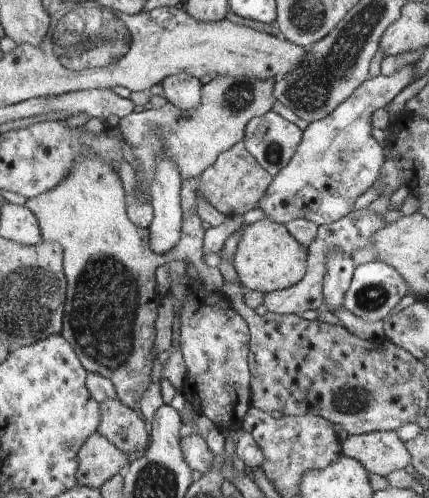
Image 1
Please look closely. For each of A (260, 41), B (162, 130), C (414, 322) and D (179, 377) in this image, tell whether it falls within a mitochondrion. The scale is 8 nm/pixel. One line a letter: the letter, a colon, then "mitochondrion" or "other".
A: other
B: mitochondrion
C: mitochondrion
D: other

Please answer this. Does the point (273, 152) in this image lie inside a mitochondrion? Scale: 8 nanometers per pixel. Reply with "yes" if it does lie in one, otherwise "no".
yes

